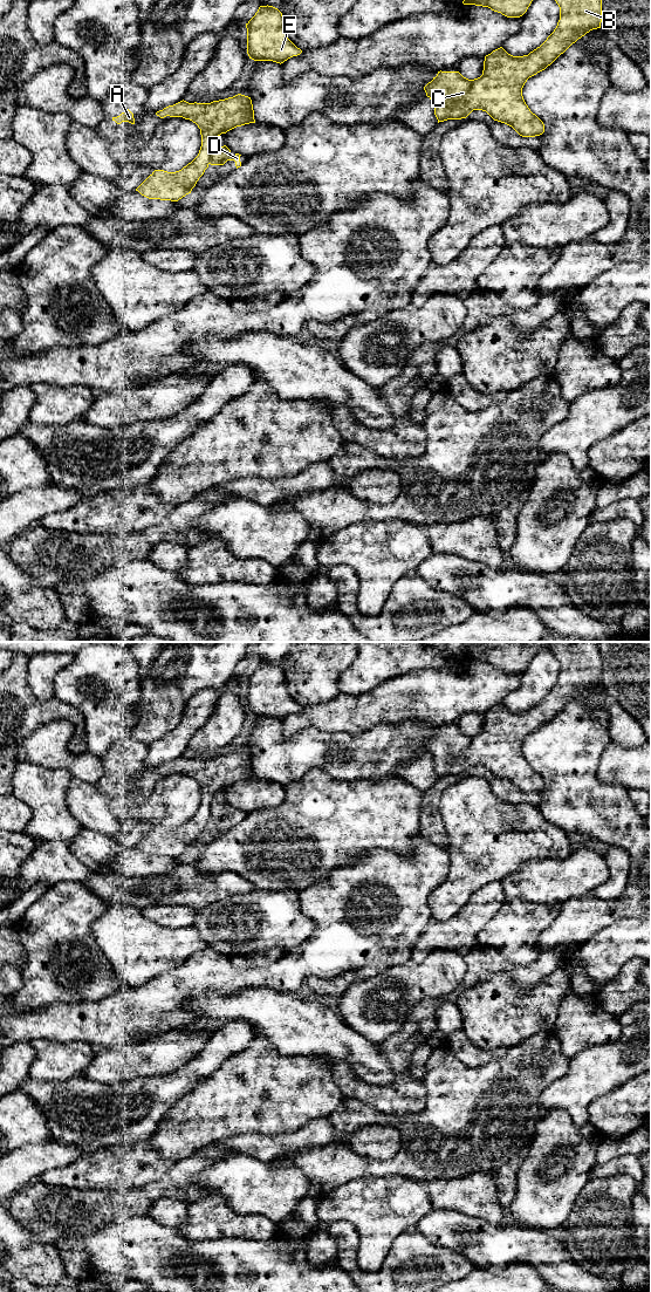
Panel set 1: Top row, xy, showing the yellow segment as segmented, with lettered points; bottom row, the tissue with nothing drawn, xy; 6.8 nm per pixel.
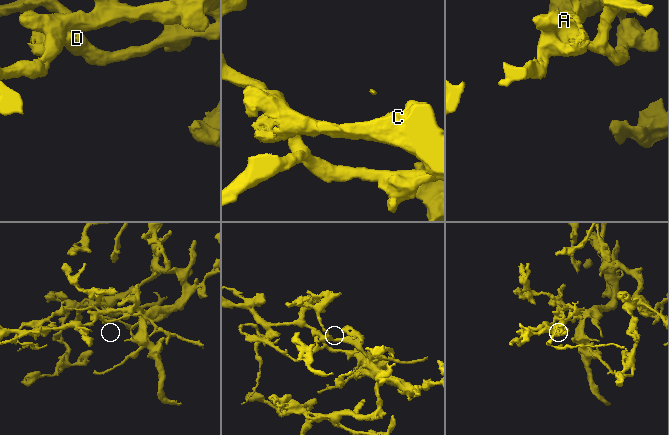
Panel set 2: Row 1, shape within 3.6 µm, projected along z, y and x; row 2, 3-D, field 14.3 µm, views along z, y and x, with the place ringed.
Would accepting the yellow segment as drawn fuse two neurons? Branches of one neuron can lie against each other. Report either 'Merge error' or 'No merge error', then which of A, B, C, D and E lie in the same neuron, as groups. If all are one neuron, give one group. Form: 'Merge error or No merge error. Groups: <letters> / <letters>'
Merge error. Groups: A B C E / D

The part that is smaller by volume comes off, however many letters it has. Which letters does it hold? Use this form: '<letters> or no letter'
D

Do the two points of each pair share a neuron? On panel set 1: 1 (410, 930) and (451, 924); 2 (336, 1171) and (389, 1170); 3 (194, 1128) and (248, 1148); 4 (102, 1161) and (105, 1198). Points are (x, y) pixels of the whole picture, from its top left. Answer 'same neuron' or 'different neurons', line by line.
1: different neurons
2: same neuron
3: different neurons
4: different neurons

